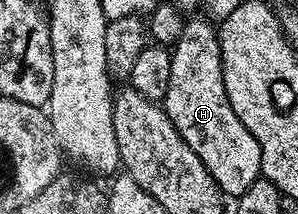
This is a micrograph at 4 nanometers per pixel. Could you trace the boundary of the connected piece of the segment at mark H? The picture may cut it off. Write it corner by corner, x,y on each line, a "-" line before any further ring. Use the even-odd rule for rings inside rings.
188,19
183,25
181,38
171,48
171,73
169,74
169,90
161,102
161,107
179,136
199,155
201,162
209,170
220,193
227,198
237,198
253,186
253,182
261,176
261,146
257,146
257,138
245,130
241,118
233,114
233,106
229,106
229,98
225,94
223,67
221,66
221,46
216,25
210,19

